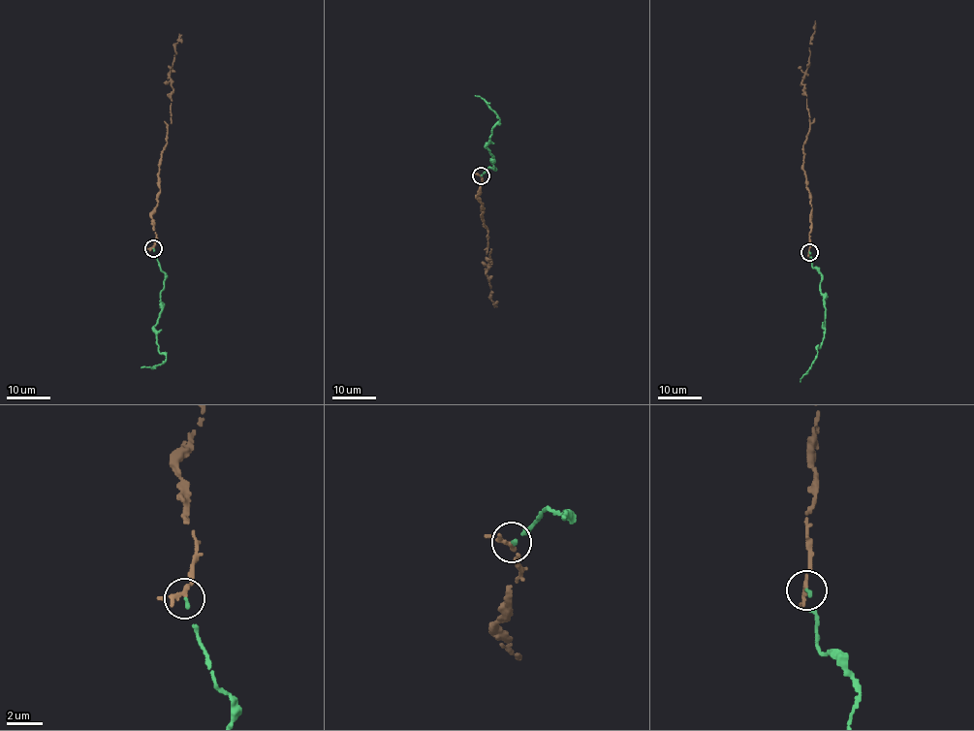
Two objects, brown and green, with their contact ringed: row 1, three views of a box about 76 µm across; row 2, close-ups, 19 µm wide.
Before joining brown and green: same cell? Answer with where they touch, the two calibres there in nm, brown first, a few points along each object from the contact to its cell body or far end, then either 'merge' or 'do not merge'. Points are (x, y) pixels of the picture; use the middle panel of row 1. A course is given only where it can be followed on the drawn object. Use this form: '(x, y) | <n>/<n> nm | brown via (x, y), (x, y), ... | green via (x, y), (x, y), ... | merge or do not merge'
(481, 175) | 220/200 nm | brown via (481, 175), (477, 199), (484, 207), (481, 215), (491, 249), (486, 274), (494, 306) | green via (481, 174), (488, 166), (494, 168), (486, 144), (492, 128), (500, 119), (486, 101), (475, 96) | do not merge

